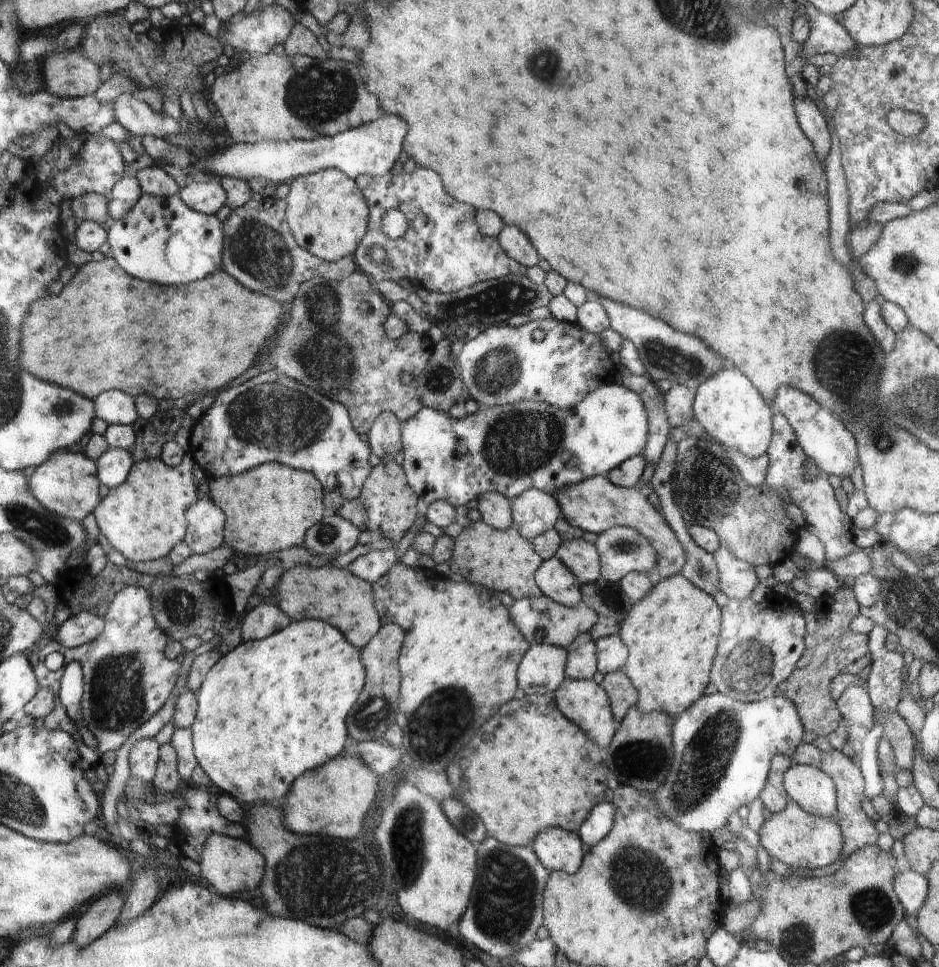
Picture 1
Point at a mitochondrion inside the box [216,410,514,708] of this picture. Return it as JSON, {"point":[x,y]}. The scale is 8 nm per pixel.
{"point":[326,534]}

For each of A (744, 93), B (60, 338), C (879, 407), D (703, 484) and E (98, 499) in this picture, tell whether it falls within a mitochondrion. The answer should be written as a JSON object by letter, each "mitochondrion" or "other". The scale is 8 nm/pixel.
{"A":"other","B":"other","C":"mitochondrion","D":"mitochondrion","E":"other"}

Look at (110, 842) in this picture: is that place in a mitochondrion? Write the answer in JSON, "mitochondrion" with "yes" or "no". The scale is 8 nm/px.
{"mitochondrion":"no"}

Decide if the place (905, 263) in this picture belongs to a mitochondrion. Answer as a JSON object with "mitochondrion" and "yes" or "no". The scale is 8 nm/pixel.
{"mitochondrion":"yes"}

